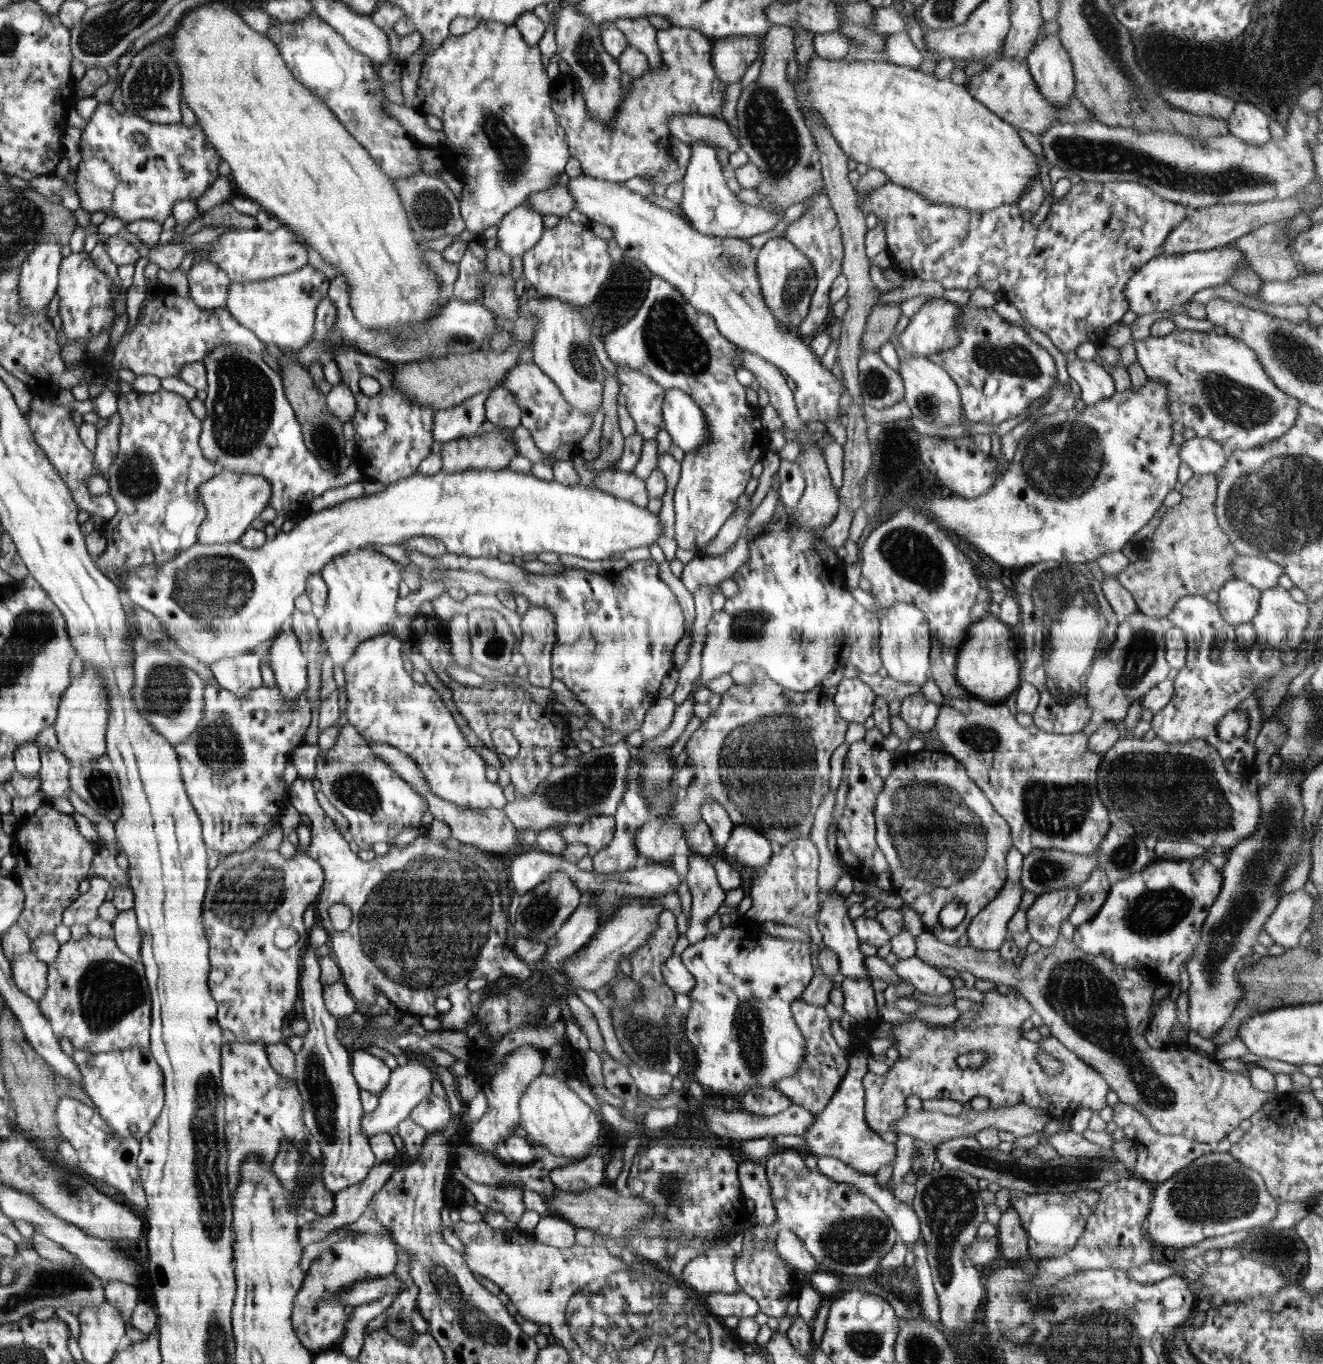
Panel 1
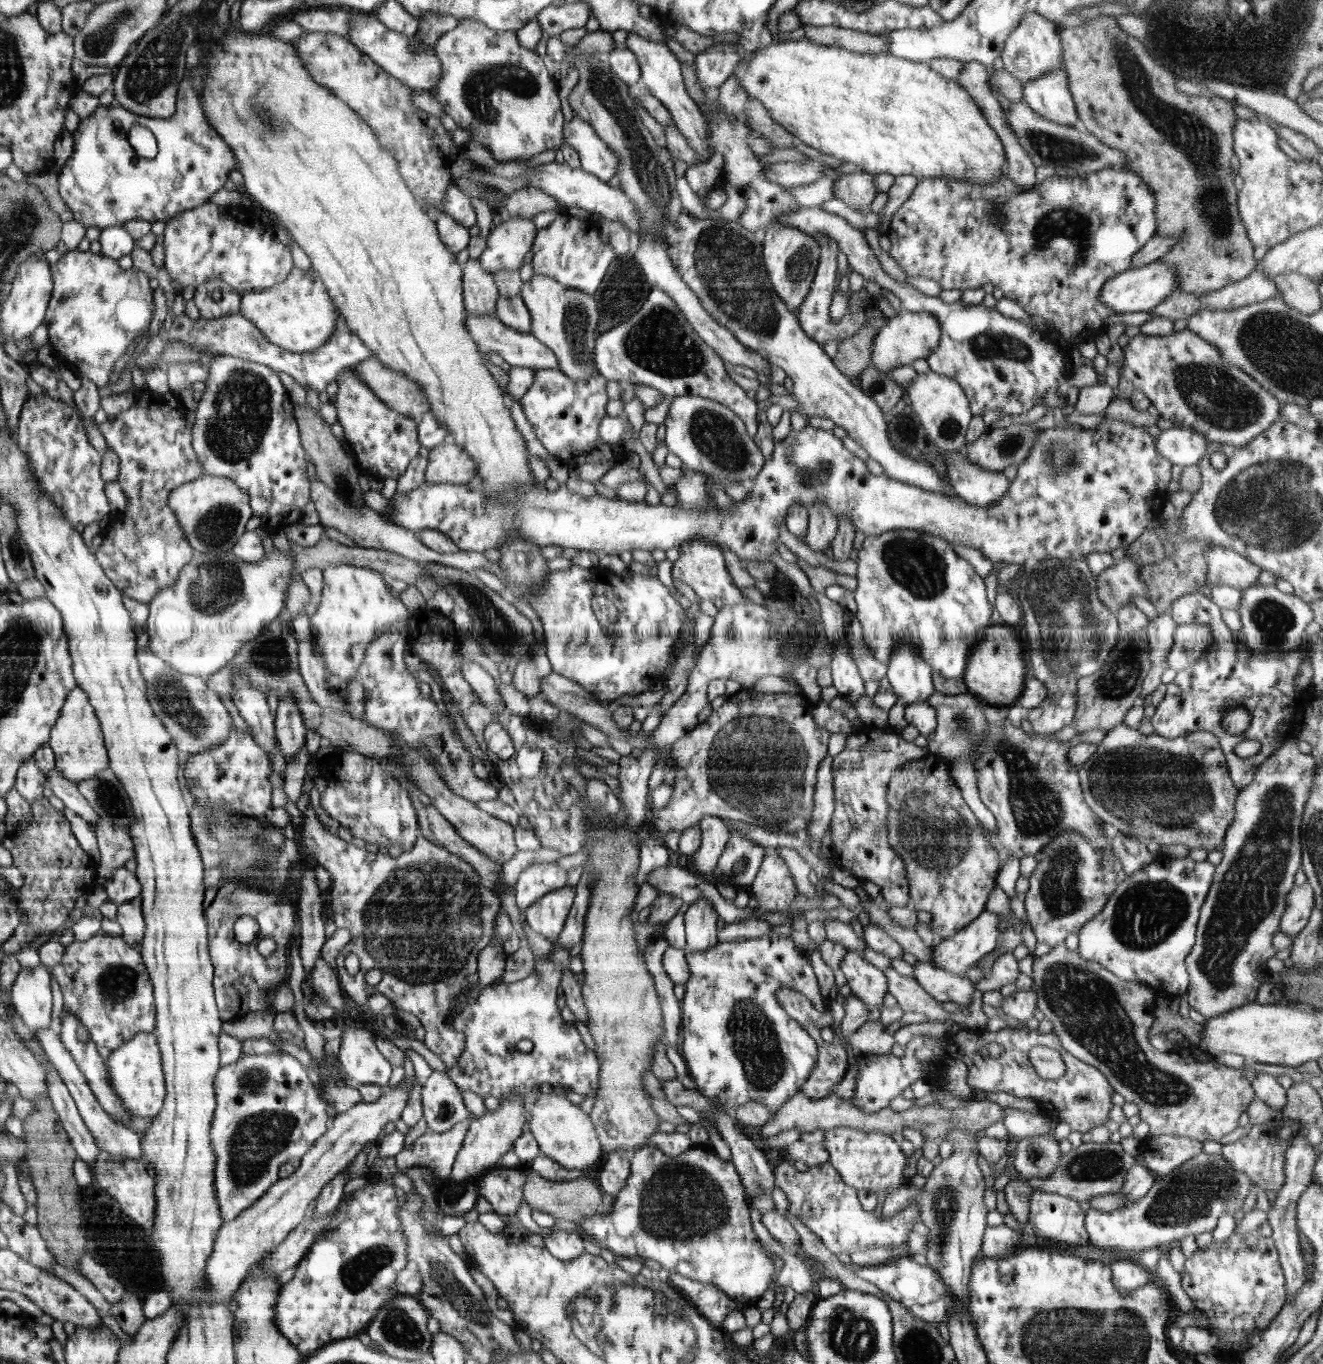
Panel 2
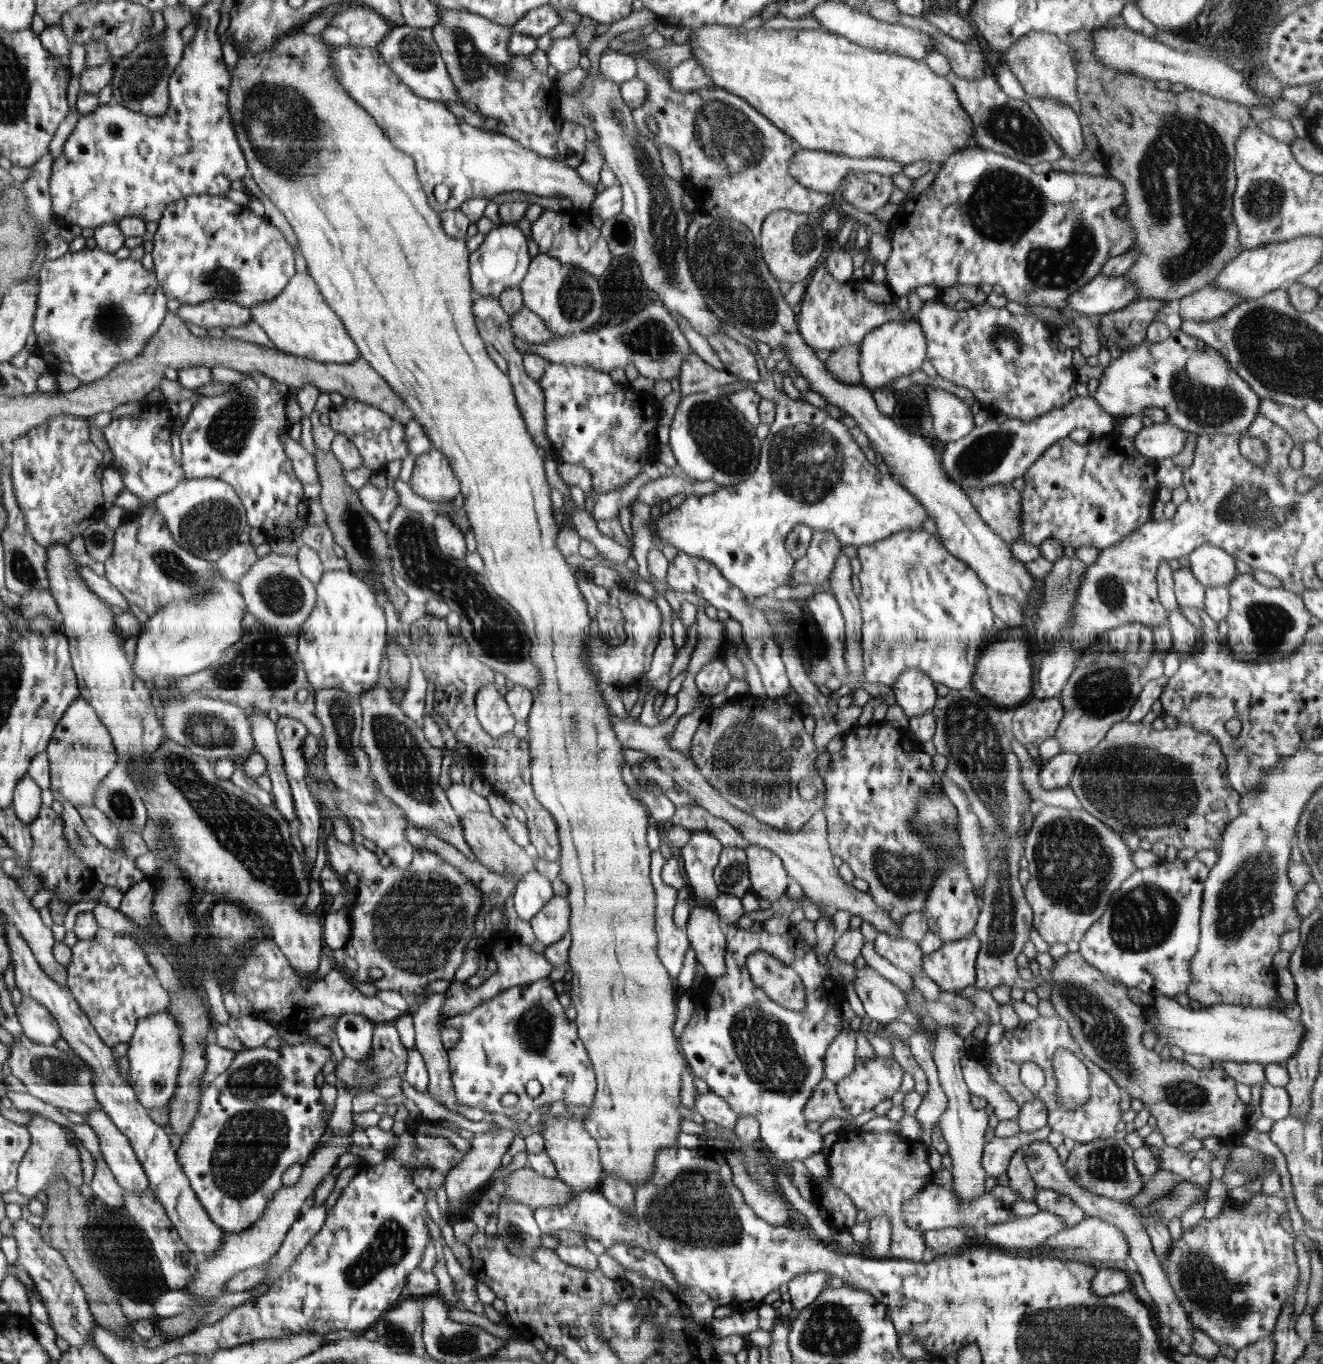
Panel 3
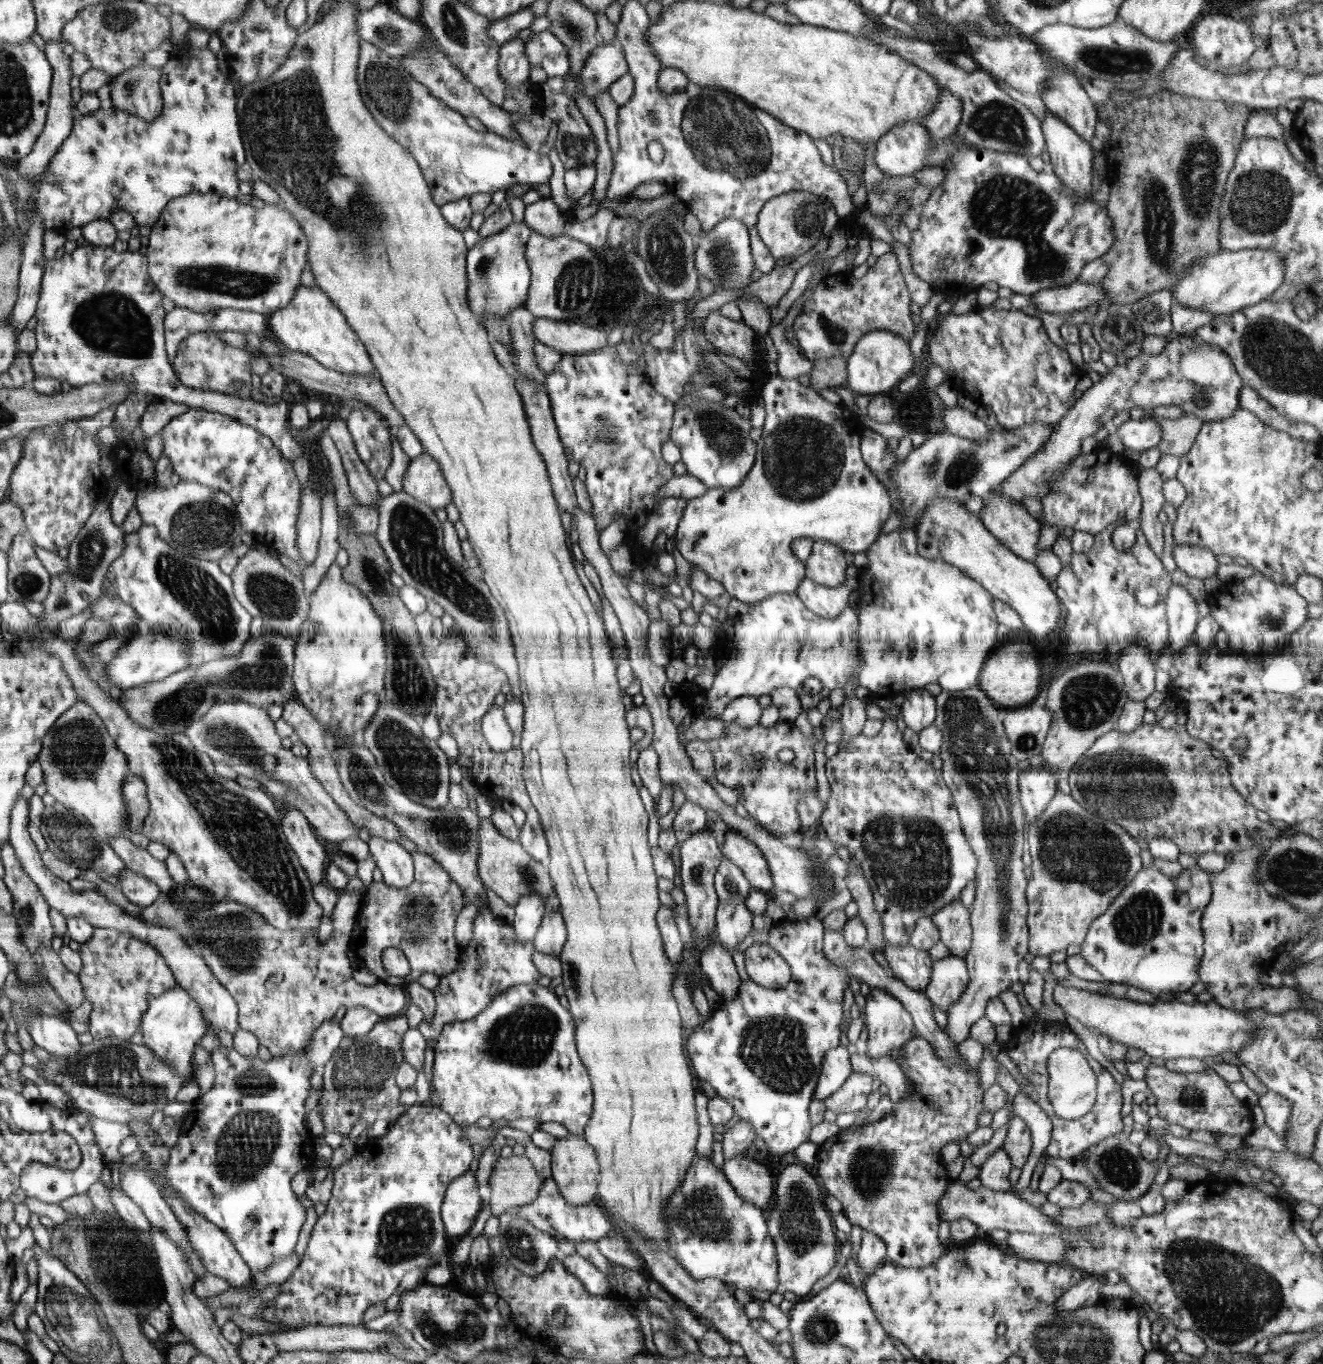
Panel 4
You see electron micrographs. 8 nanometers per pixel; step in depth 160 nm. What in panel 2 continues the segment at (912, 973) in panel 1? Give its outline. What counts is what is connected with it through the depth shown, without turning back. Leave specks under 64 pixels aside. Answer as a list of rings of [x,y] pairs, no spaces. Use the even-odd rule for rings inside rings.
[[[917,961],[914,968],[914,979],[936,1000],[956,1002],[959,1005],[972,1002],[972,994],[976,987],[967,976],[948,972],[928,961]]]

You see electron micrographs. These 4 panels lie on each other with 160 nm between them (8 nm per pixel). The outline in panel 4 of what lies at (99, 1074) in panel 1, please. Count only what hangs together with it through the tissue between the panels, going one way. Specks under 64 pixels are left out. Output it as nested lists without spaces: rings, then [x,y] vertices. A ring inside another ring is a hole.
[[[177,985],[152,1000],[149,1010],[143,1016],[140,1032],[143,1035],[144,1046],[151,1048],[153,1053],[168,1063],[175,1073],[188,1078],[194,1071],[194,1048],[210,1028],[205,1024],[209,1023],[199,1002],[186,989]]]

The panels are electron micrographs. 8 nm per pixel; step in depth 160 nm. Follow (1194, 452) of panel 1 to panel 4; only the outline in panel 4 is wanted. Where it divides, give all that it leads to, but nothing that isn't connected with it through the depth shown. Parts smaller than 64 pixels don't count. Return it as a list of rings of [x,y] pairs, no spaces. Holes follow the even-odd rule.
[[[1151,419],[1126,420],[1118,430],[1111,429],[1123,442],[1126,449],[1144,452],[1153,446],[1158,446],[1162,438],[1162,427]]]

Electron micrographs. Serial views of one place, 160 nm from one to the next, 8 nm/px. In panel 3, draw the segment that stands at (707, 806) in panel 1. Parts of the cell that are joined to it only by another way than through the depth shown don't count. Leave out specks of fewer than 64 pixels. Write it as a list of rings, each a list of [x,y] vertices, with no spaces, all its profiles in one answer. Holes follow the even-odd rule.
[[[698,831],[690,836],[690,842],[681,848],[688,884],[694,892],[693,905],[711,908],[719,891],[713,877],[722,852],[722,844],[715,832]]]

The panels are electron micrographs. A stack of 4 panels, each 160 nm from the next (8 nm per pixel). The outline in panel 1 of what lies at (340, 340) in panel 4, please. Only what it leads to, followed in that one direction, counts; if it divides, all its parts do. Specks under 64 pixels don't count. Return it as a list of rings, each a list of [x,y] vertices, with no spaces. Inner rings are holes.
[[[306,265],[288,275],[266,278],[264,281],[244,285],[231,282],[226,309],[238,324],[252,329],[254,336],[264,344],[274,344],[282,350],[297,351],[313,340],[318,304],[328,295],[331,282],[324,272],[312,265]]]

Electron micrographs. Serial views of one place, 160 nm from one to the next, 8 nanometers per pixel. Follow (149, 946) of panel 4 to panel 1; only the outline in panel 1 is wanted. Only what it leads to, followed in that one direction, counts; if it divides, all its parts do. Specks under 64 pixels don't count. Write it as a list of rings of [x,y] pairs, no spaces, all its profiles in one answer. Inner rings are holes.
[[[89,935],[82,940],[74,940],[71,938],[68,942],[60,945],[56,960],[54,960],[54,962],[50,962],[48,967],[49,988],[47,988],[45,996],[43,996],[43,999],[38,1002],[38,1004],[42,1014],[51,1024],[56,1038],[60,1039],[65,1037],[71,1042],[74,1050],[88,1050],[88,1052],[92,1052],[93,1055],[110,1051],[119,1051],[122,1049],[130,1049],[132,1047],[150,1047],[150,1008],[153,1008],[153,1004],[150,1004],[151,992],[148,992],[149,984],[146,984],[146,978],[144,978],[144,968],[142,968],[141,961],[135,961],[133,957],[122,952],[114,938],[95,937],[93,935]]]

